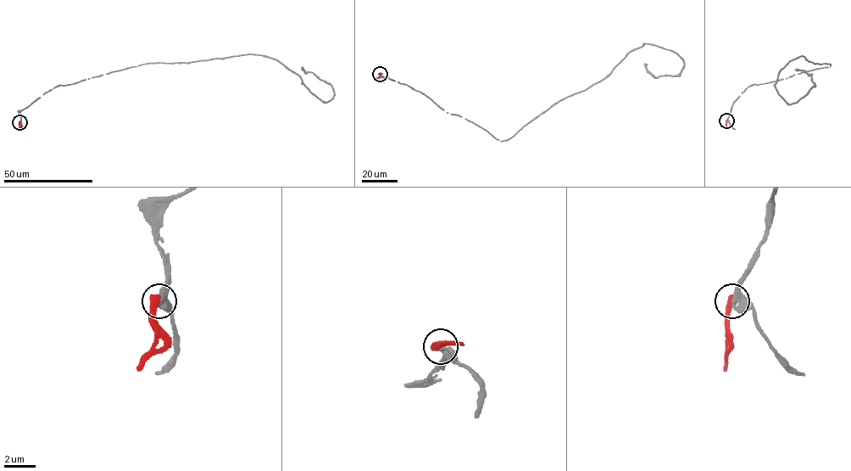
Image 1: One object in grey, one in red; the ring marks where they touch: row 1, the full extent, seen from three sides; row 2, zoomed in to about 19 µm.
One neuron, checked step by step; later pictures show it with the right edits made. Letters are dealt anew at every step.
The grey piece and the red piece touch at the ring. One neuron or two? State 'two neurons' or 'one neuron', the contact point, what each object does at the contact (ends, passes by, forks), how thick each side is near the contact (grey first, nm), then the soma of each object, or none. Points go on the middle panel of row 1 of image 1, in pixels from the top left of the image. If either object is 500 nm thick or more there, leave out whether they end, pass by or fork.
two neurons; place (380, 74); grey passes by; red ends; calibres 400 and 460 nm; soma grey none; soma red none

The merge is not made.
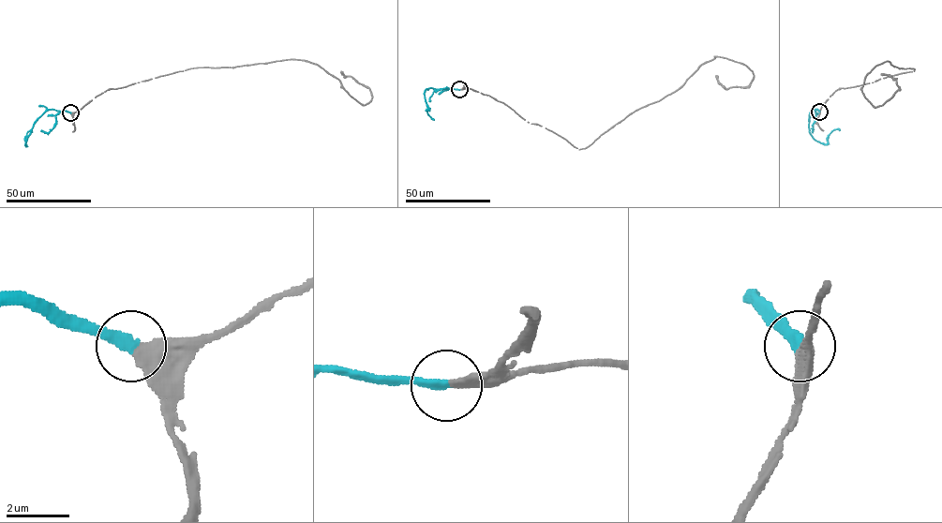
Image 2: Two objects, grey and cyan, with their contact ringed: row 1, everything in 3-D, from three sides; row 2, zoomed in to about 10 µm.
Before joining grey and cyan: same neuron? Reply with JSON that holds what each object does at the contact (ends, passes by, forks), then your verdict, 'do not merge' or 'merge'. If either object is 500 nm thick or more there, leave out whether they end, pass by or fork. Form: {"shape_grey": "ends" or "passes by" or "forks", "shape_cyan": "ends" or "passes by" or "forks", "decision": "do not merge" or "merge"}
{"shape_grey": "ends", "shape_cyan": "ends", "decision": "merge"}

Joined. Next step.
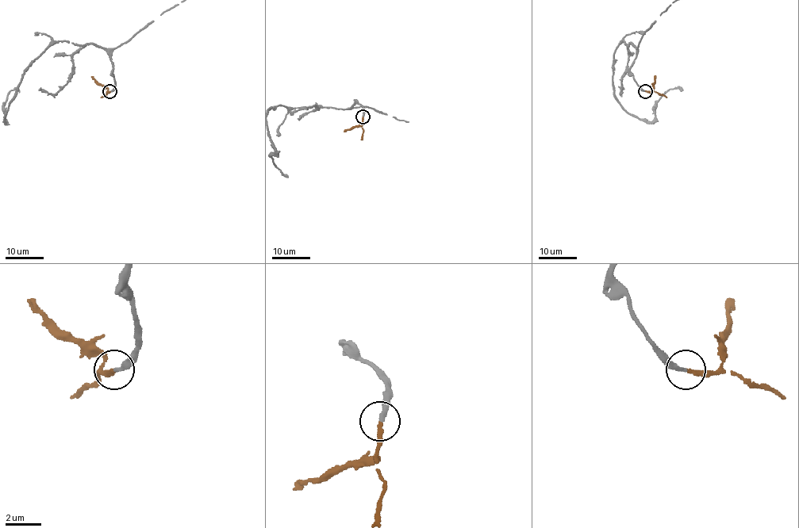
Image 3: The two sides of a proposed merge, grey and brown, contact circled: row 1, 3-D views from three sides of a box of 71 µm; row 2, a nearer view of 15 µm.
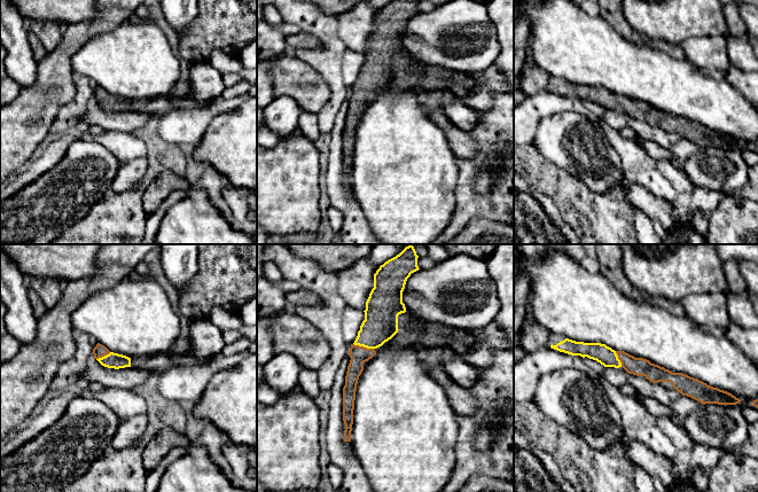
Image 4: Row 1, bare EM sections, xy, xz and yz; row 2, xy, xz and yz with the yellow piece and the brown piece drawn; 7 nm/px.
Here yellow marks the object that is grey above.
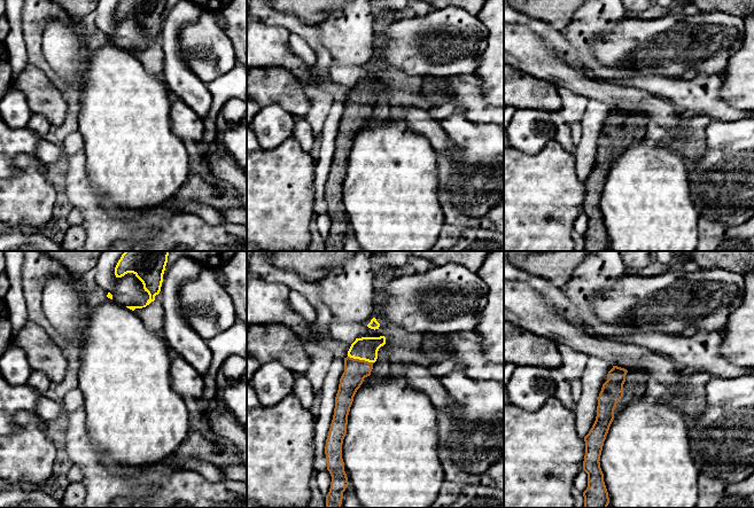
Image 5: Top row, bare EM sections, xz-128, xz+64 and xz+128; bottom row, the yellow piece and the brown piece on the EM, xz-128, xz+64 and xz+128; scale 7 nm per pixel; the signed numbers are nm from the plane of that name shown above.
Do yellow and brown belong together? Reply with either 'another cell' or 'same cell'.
same cell

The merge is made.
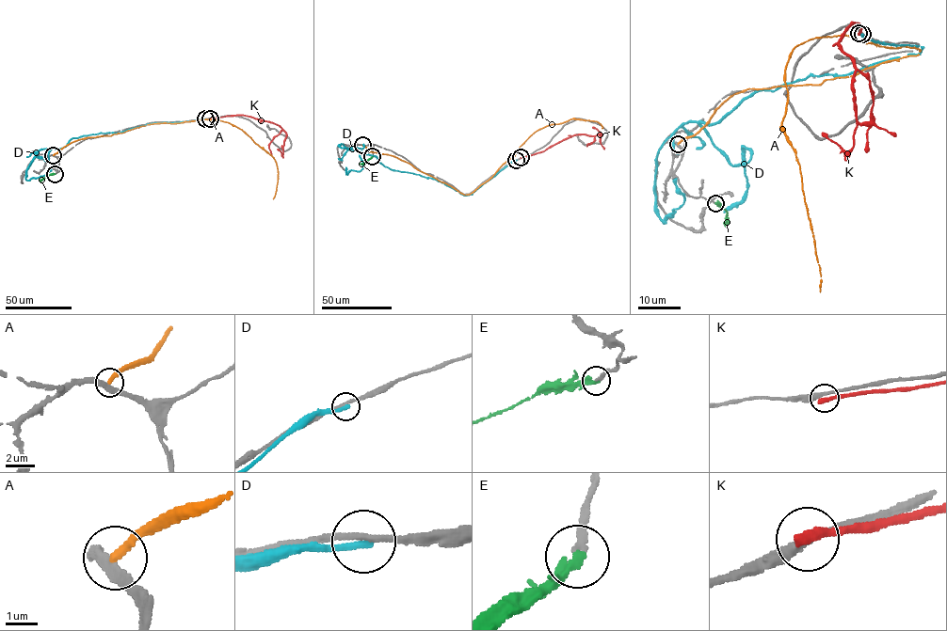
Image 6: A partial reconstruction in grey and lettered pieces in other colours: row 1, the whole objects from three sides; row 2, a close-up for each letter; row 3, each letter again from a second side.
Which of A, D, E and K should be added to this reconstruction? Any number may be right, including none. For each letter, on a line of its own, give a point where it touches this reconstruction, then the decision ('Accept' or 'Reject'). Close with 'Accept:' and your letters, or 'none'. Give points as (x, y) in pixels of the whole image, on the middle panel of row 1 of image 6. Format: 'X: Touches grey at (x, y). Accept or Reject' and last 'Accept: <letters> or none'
A: Touches grey at (362, 145). Reject
D: Touches grey at (516, 160). Reject
E: Touches grey at (372, 156). Accept
K: Touches grey at (521, 157). Reject
Accept: E

